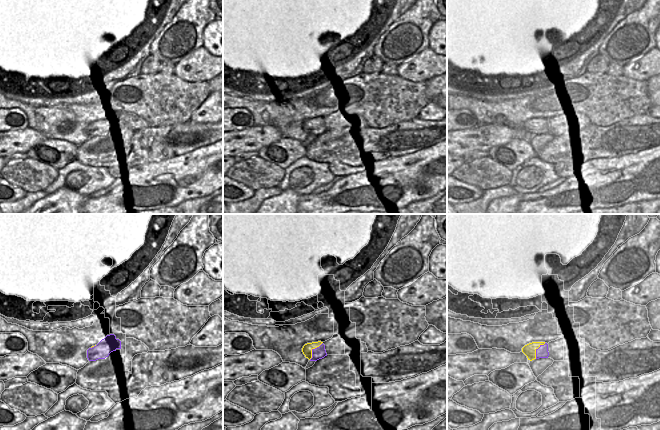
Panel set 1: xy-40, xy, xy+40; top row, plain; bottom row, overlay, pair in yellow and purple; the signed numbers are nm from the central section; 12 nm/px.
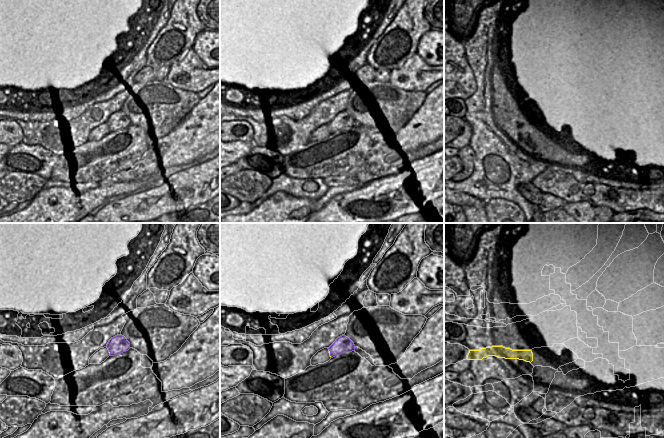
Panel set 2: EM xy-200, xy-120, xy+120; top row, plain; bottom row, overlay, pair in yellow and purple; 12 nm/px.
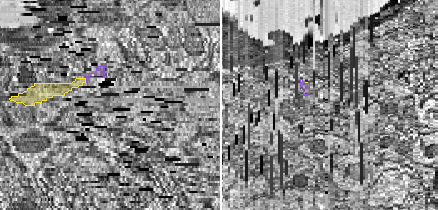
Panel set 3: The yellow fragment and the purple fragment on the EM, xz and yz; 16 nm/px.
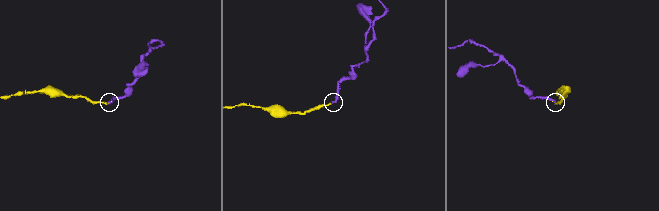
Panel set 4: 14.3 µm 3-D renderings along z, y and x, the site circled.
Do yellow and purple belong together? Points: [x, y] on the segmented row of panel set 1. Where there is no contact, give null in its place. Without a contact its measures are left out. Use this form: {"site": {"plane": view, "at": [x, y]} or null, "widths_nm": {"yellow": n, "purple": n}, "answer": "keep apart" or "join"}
{"site": {"plane": "xy", "at": [311, 350]}, "widths_nm": {"yellow": 120, "purple": 150}, "answer": "keep apart"}

